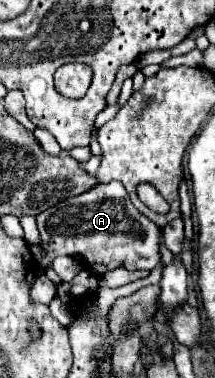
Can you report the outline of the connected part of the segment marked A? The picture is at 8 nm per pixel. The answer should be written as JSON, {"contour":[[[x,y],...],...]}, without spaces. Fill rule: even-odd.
{"contour":[[[120,181],[96,185],[78,197],[70,197],[56,207],[42,211],[36,219],[44,249],[40,261],[44,265],[50,265],[58,255],[76,255],[82,257],[84,264],[90,265],[85,266],[87,269],[102,275],[118,265],[124,265],[128,271],[136,271],[154,269],[160,263],[162,229],[134,209],[130,195]]]}

